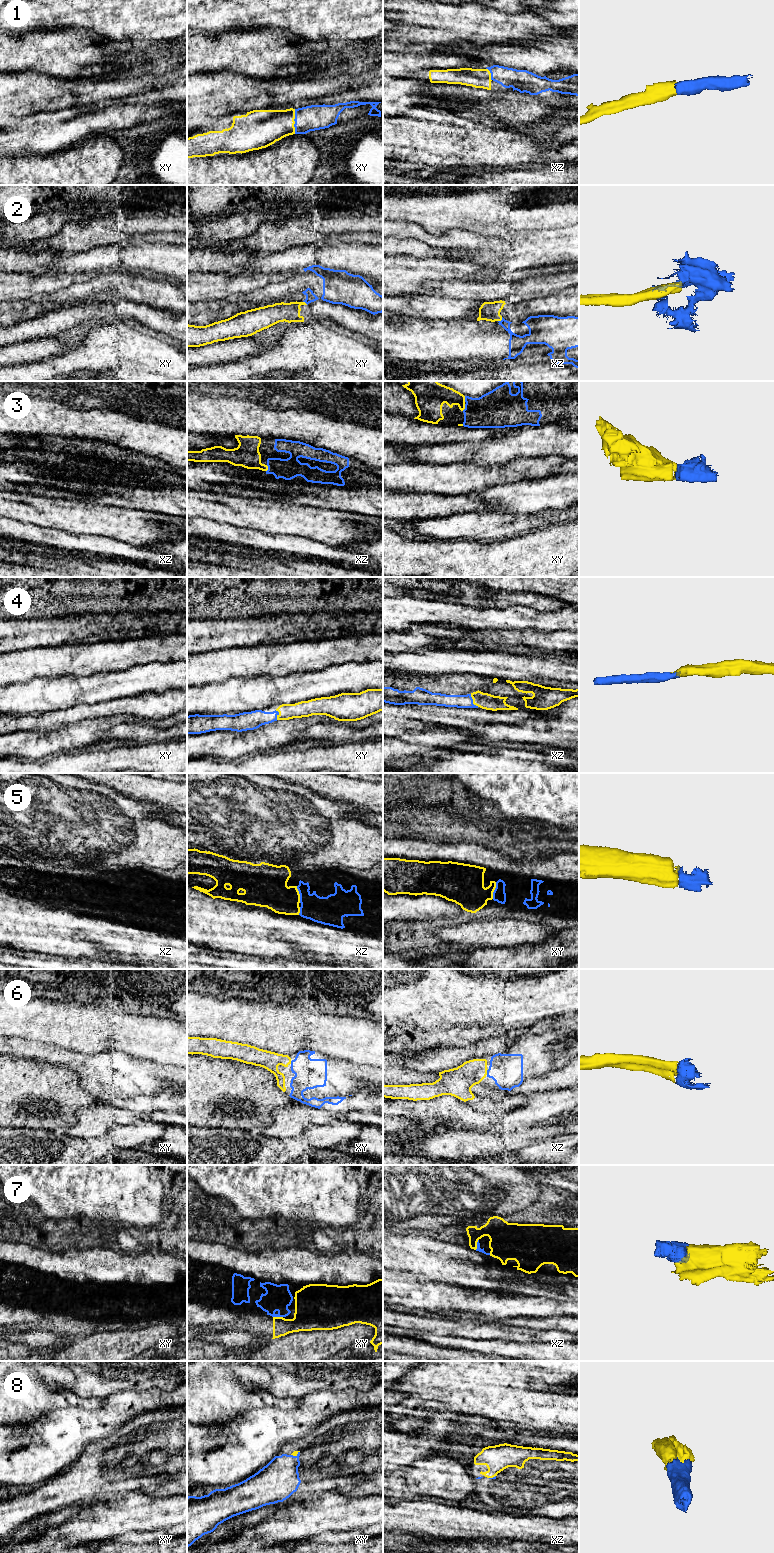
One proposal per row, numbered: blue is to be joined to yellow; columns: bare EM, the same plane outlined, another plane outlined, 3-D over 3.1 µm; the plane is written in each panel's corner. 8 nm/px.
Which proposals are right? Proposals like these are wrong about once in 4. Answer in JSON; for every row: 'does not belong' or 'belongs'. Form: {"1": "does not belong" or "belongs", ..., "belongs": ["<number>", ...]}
{"1": "belongs", "2": "does not belong", "3": "belongs", "4": "belongs", "5": "belongs", "6": "belongs", "7": "belongs", "8": "belongs", "belongs": ["1", "3", "4", "5", "6", "7", "8"]}

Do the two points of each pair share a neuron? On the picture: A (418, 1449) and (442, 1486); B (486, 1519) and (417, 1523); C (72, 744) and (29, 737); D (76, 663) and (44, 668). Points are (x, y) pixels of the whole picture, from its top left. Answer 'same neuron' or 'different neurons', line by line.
A: different neurons
B: same neuron
C: same neuron
D: same neuron

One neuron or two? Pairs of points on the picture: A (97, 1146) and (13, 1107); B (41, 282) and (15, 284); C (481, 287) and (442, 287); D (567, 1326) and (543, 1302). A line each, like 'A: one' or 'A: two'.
A: two
B: one
C: one
D: two

